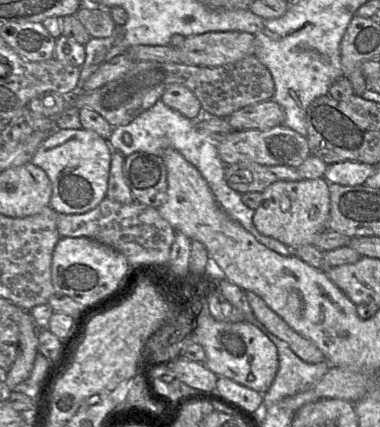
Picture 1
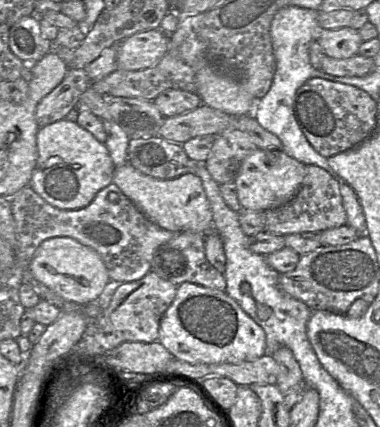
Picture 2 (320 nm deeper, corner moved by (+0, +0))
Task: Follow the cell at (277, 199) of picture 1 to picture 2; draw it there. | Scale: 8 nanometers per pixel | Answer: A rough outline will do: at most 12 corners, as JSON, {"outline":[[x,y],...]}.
{"outline":[[257,148],[234,178],[244,209],[290,201],[306,165]]}

